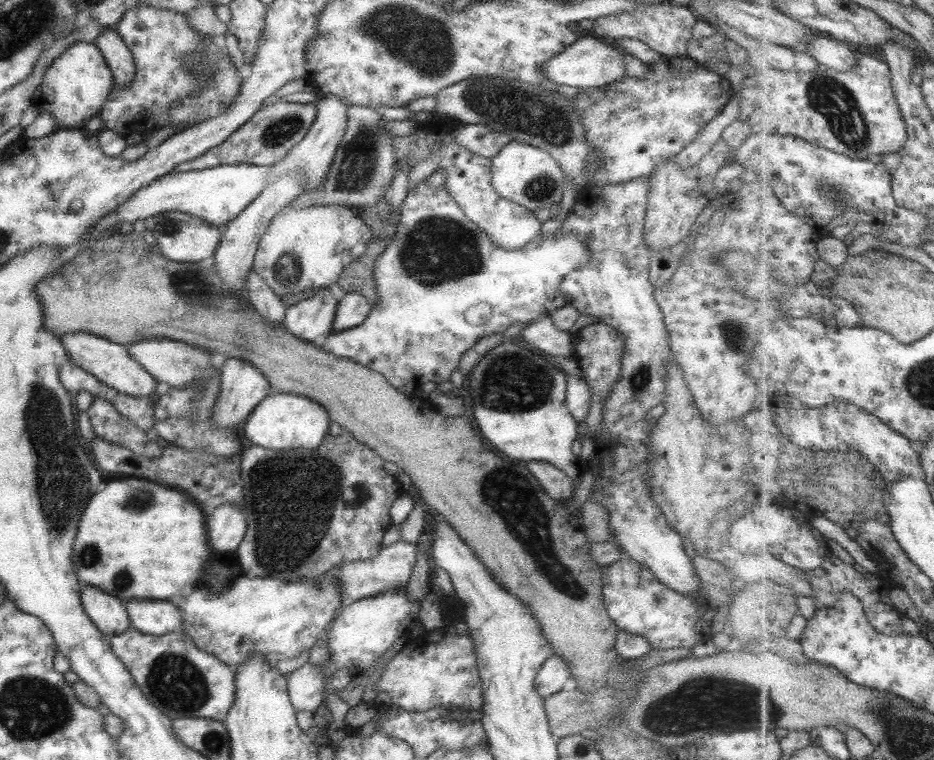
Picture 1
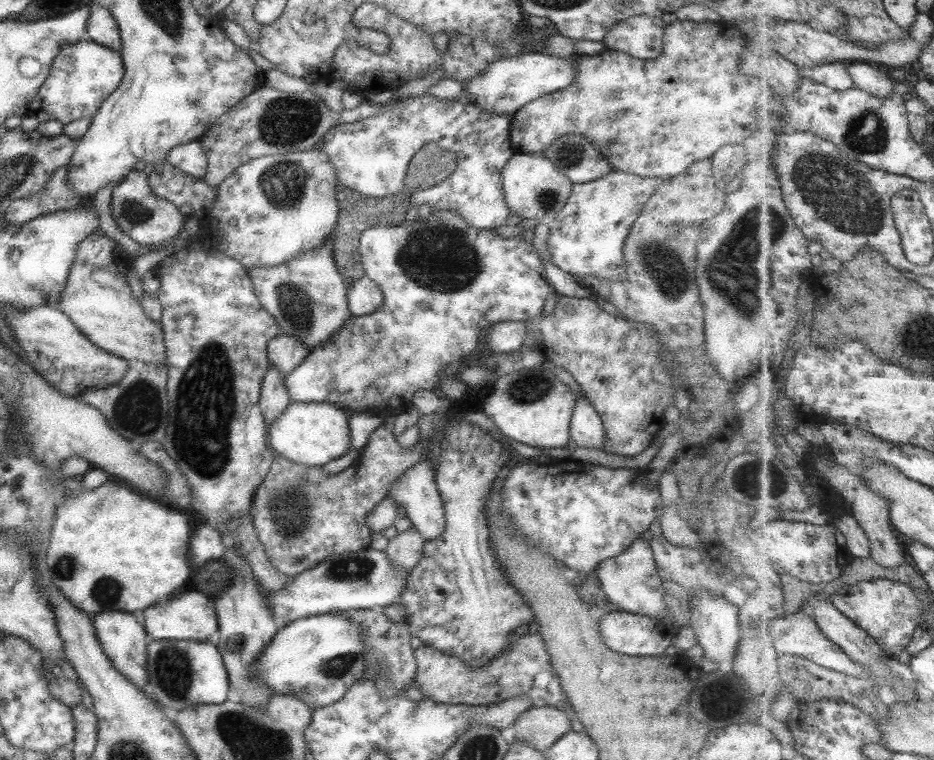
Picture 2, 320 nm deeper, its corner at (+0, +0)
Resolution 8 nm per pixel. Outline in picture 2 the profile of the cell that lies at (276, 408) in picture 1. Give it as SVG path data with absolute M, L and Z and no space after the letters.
M289 402L282 413L275 418L271 425L267 426L266 435L269 448L272 448L277 456L303 466L323 466L335 458L341 458L349 450L348 428L349 412L329 403L297 403Z

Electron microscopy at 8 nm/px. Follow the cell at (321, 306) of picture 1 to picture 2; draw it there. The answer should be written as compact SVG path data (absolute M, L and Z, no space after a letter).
M278 334L267 341L268 366L274 368L282 377L301 364L306 355L305 345L301 345L301 341L296 337Z

